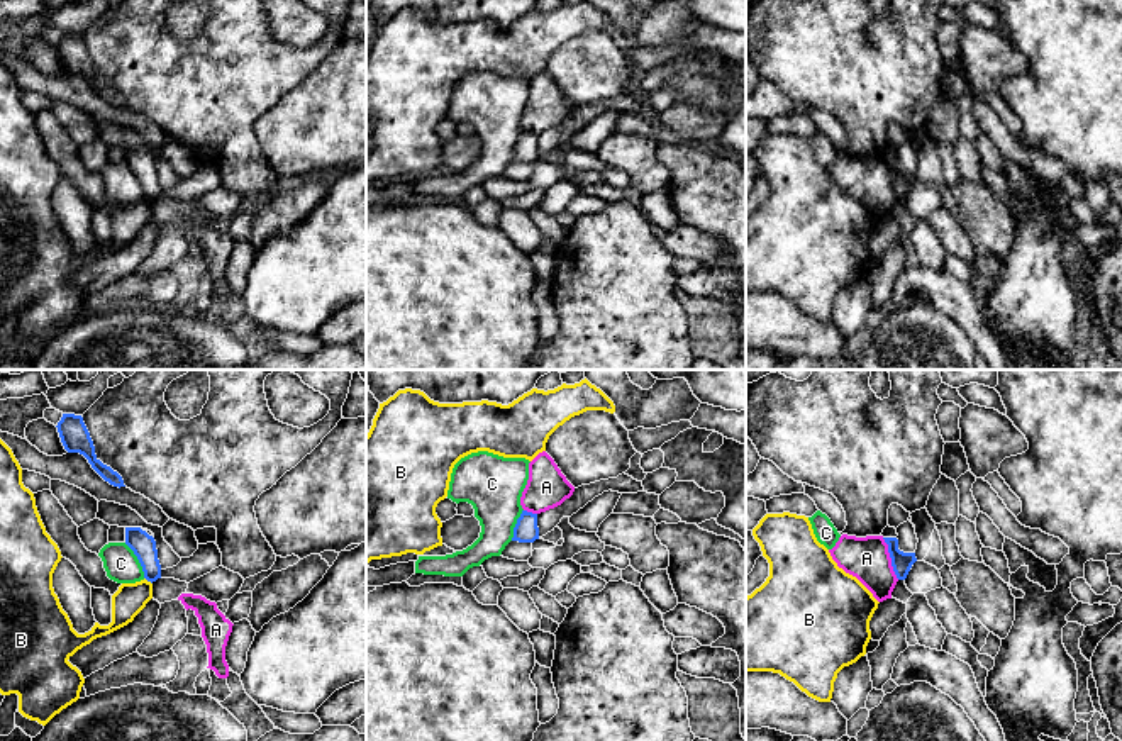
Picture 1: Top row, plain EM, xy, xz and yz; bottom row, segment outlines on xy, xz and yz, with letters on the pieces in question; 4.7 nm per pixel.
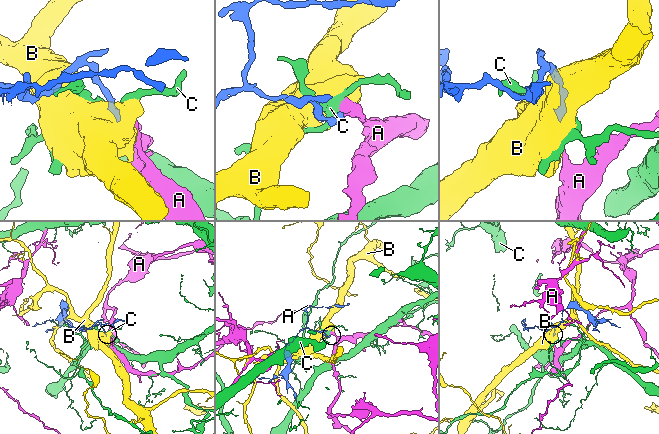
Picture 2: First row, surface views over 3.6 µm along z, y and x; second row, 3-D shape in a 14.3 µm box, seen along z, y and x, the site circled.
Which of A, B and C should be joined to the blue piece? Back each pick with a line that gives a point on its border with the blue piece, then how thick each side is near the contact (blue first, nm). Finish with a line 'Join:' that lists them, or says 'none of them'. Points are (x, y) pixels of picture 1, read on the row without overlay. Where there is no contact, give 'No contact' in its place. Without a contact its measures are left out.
Join: none of them

